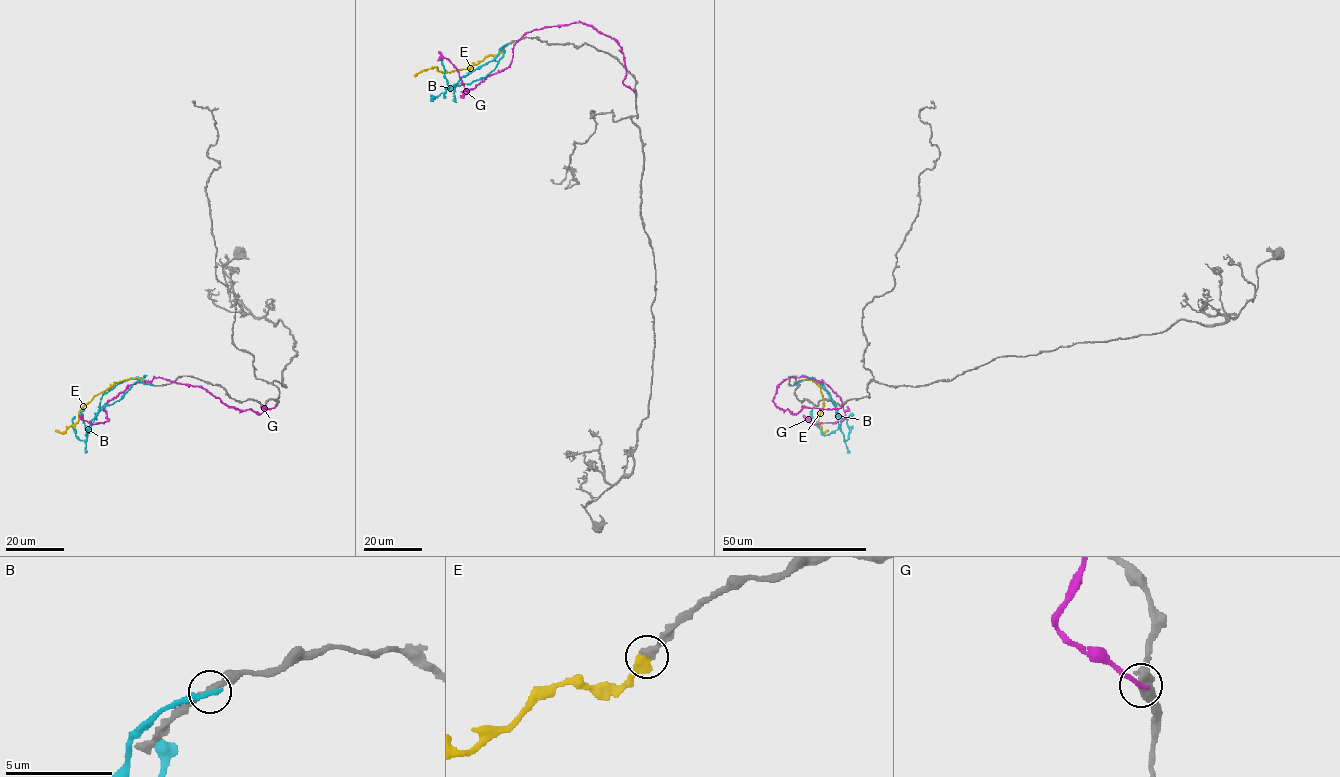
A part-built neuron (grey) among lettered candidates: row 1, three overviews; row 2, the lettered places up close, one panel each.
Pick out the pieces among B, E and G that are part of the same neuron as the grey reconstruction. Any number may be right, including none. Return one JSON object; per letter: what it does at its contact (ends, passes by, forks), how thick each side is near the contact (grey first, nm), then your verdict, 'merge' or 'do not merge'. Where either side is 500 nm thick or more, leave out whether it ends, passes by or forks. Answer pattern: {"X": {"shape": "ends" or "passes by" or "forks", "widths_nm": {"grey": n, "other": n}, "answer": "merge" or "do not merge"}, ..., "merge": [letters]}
{"B": {"shape": "ends", "widths_nm": {"grey": 240, "other": 280}, "answer": "do not merge"}, "E": {"shape": "ends", "widths_nm": {"grey": 400, "other": 400}, "answer": "merge"}, "G": {"shape": "ends", "widths_nm": {"grey": 460, "other": 260}, "answer": "do not merge"}, "merge": ["E"]}

